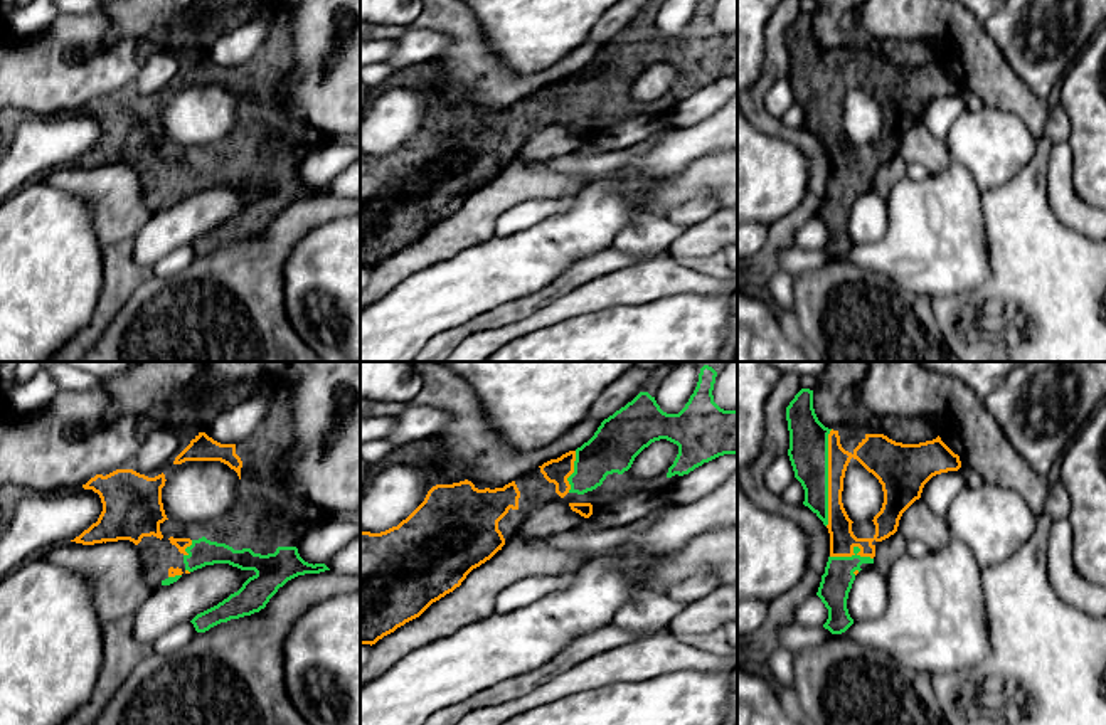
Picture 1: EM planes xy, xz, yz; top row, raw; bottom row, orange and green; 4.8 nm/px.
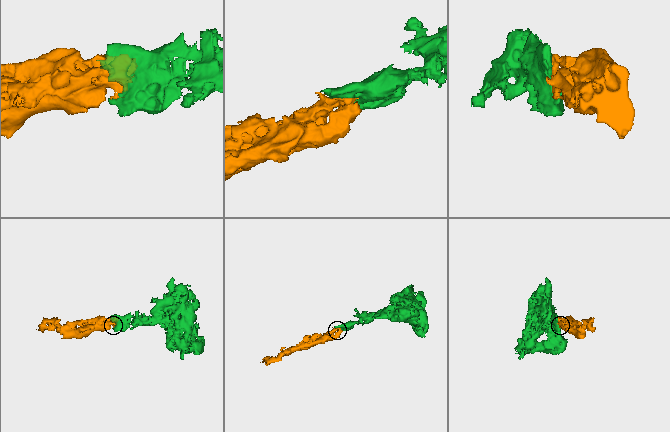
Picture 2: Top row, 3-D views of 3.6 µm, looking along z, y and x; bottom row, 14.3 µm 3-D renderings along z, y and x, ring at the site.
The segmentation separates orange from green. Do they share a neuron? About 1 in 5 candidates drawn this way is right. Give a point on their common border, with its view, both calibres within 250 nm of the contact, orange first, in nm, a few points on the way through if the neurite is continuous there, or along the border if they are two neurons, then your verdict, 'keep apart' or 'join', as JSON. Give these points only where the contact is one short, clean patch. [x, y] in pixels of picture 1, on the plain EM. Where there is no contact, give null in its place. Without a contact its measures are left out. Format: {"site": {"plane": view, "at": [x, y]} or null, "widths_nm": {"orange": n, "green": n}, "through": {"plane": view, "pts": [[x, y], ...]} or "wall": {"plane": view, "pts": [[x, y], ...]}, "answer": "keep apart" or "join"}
{"site": {"plane": "yz", "at": [829, 101]}, "widths_nm": {"orange": 170, "green": 190}, "answer": "join"}

